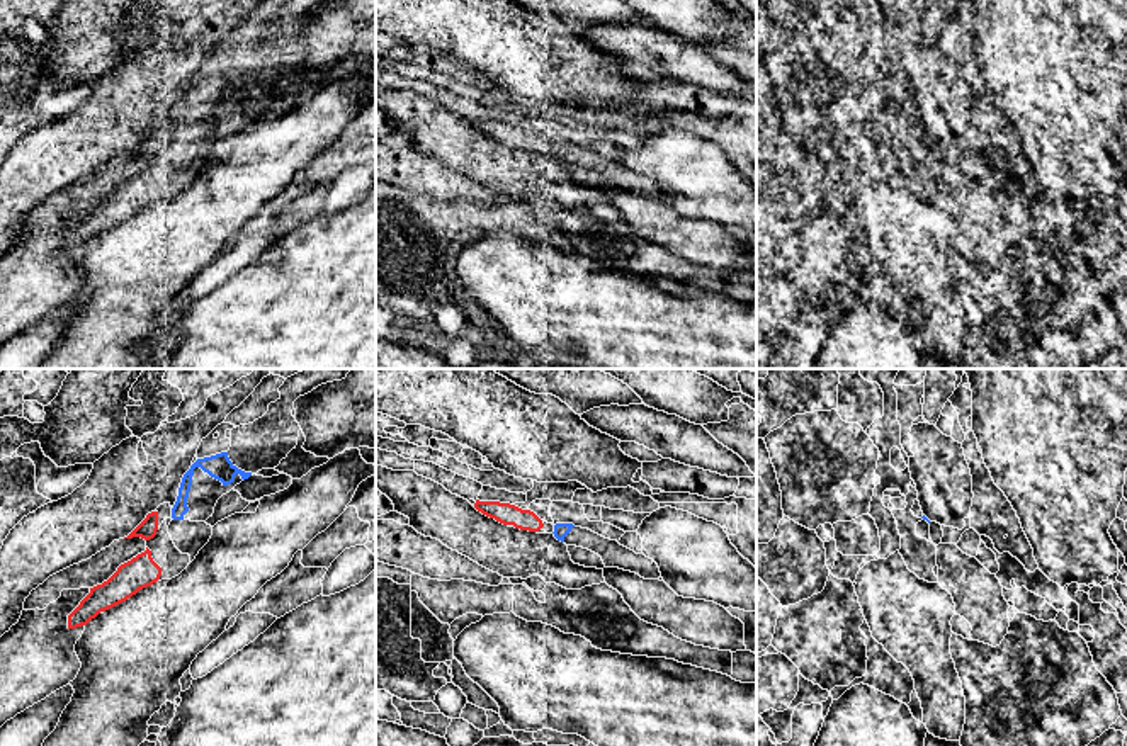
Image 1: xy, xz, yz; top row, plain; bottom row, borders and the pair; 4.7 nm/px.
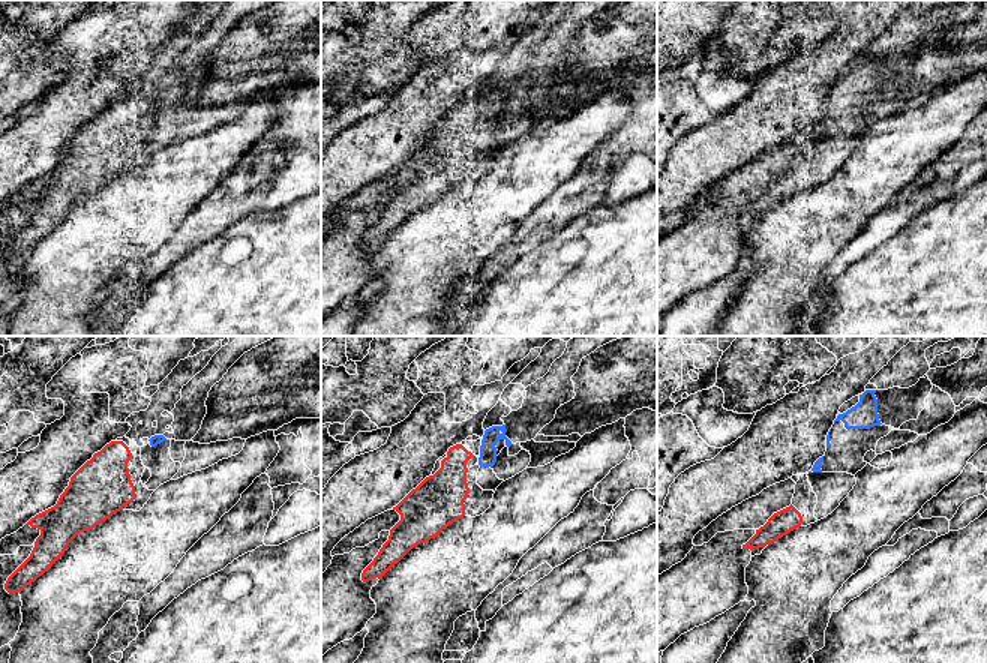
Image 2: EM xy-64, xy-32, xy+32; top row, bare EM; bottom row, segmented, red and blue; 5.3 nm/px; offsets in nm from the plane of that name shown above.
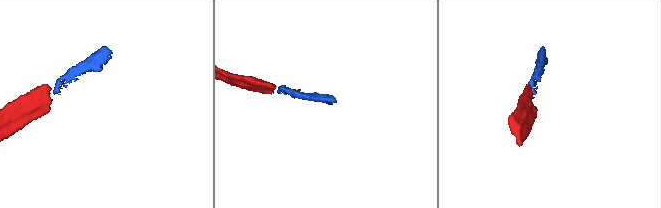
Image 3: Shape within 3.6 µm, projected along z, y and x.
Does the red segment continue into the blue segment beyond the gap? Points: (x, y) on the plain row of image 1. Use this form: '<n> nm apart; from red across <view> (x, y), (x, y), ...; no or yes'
60 nm apart; from red across xz (543, 145), (555, 145); yes

